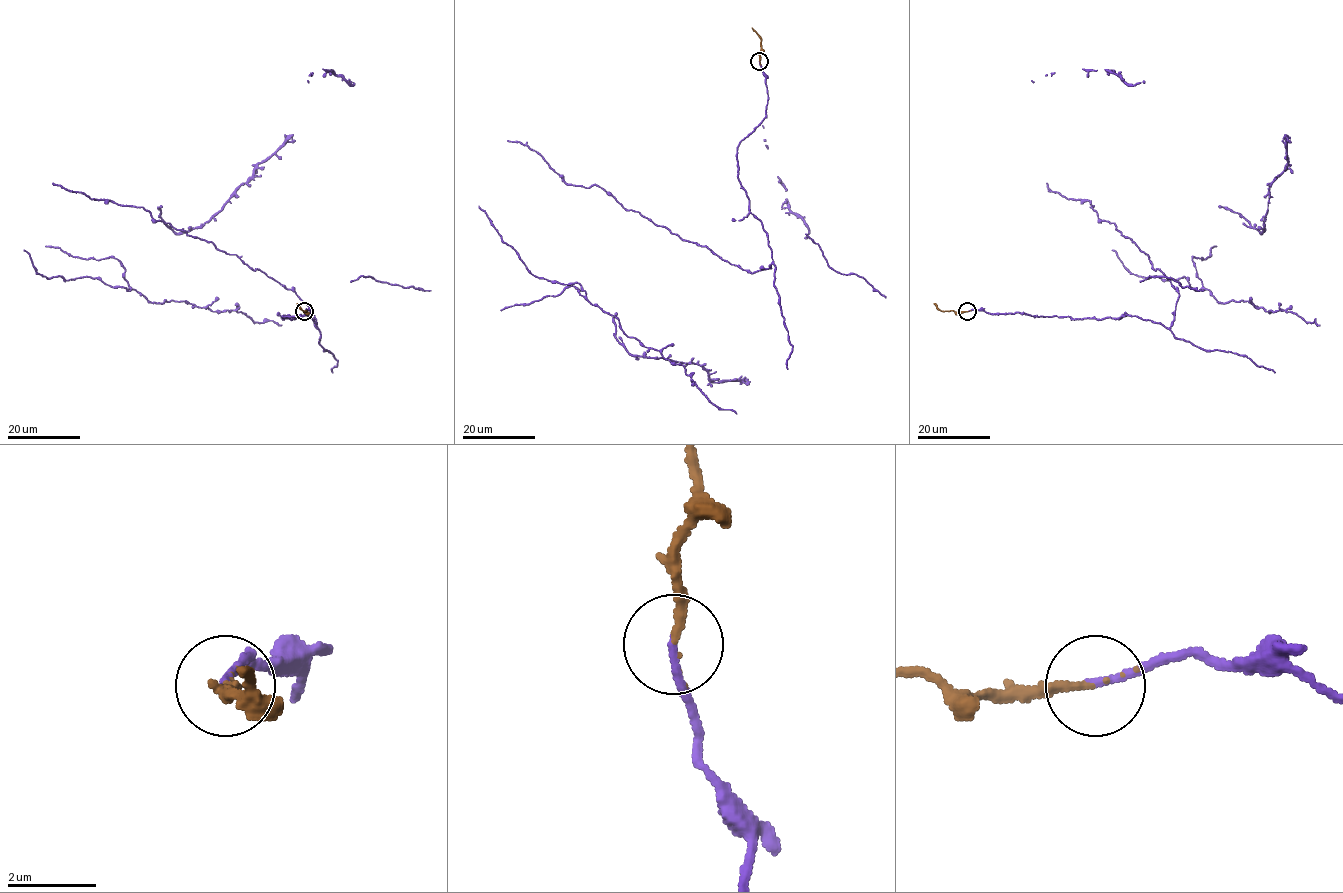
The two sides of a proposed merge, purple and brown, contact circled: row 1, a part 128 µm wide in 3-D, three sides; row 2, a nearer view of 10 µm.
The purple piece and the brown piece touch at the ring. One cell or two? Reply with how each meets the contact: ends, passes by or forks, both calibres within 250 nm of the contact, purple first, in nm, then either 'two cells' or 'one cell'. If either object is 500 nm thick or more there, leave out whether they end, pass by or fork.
purple ends there; brown ends there; 160 nm thick on the purple side, 190 nm on the other; one cell

